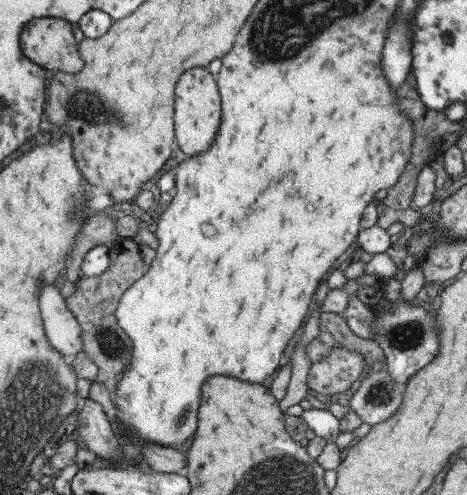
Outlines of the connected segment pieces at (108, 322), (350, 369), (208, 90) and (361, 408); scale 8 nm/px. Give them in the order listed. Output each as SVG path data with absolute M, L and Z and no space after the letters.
M120 237L109 248L111 263L108 270L105 270L97 277L84 277L75 284L76 291L73 296L67 300L65 299L72 316L79 322L81 332L78 340L82 350L88 353L88 356L96 363L97 368L104 370L104 372L110 372L110 380L96 380L96 382L104 384L108 390L110 390L110 386L116 388L116 380L118 380L120 372L124 372L124 368L128 368L128 360L132 360L132 342L128 340L127 332L122 330L115 315L117 304L120 302L124 291L134 285L137 280L140 280L144 276L144 272L148 272L148 268L150 268L142 259L143 256L140 254L139 244L134 239Z
M337 345L324 359L312 363L308 386L321 398L344 397L360 378L364 366L362 355Z
M192 68L184 72L176 86L176 114L174 114L175 140L180 150L189 157L208 152L220 128L220 116L222 116L220 93L210 72L206 68Z
M386 367L370 373L362 380L356 391L351 392L347 405L362 418L366 424L386 422L404 398L406 384L396 384Z

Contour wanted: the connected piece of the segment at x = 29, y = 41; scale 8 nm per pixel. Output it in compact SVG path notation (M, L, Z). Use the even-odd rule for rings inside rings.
M56 18L32 20L20 36L20 48L26 58L48 70L62 70L76 74L82 68L80 50L76 50L76 40L72 25Z

